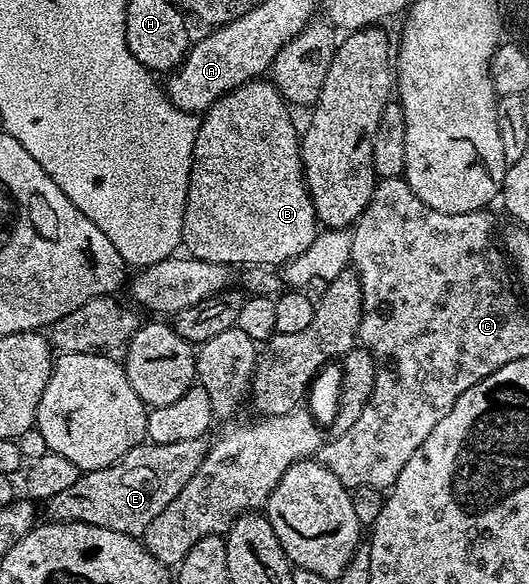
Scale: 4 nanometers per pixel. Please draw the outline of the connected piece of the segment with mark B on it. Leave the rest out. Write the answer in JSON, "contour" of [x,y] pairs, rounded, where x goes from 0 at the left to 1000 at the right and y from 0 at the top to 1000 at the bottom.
{"contour":[[[486,135],[469,139],[463,146],[452,146],[442,156],[435,156],[425,166],[414,166],[405,178],[384,195],[374,238],[367,245],[367,272],[359,293],[359,313],[352,334],[352,361],[348,363],[348,387],[344,389],[344,420],[361,438],[389,450],[412,450],[433,457],[474,457],[478,454],[505,454],[509,457],[537,457],[560,440],[571,437],[590,416],[601,397],[597,377],[597,356],[590,337],[582,332],[582,315],[575,312],[575,274],[567,269],[569,229],[560,228],[560,214],[552,209],[548,182],[537,164],[512,137]]]}

